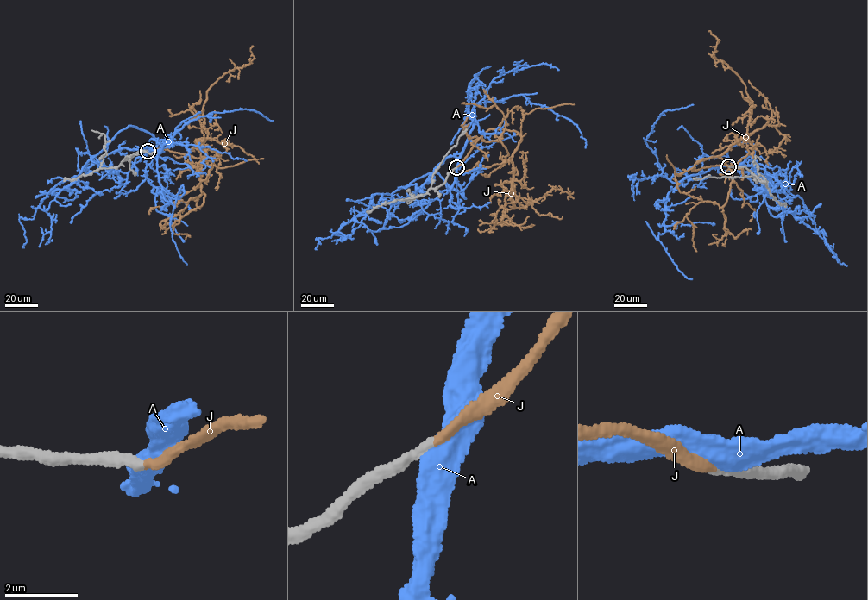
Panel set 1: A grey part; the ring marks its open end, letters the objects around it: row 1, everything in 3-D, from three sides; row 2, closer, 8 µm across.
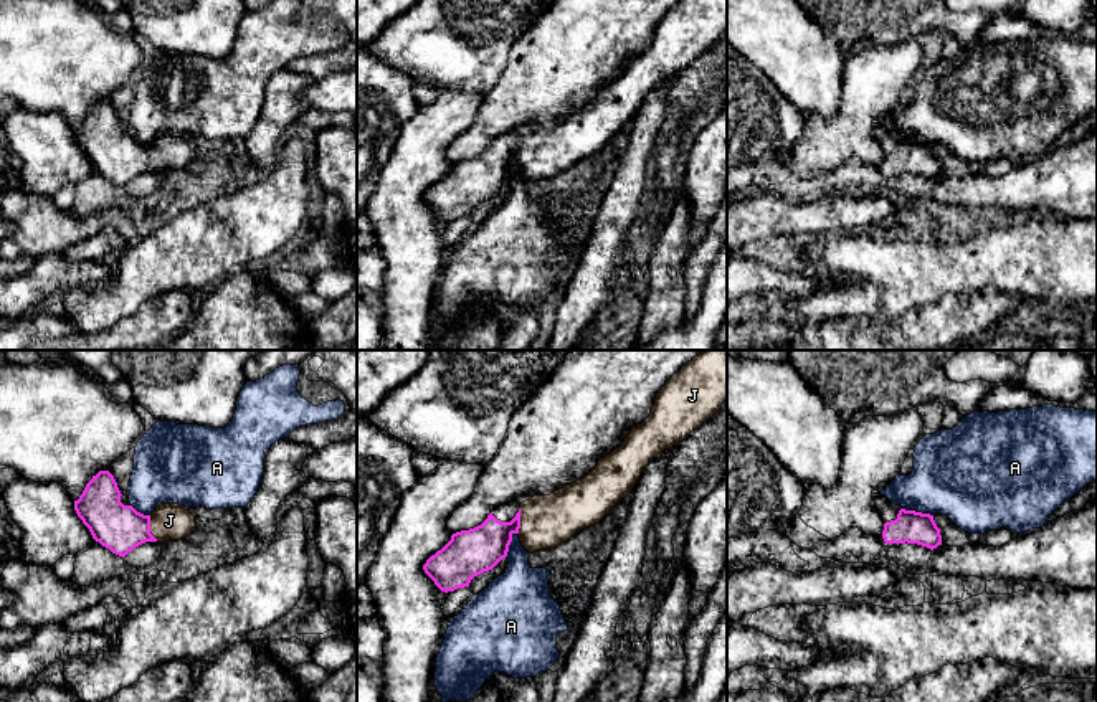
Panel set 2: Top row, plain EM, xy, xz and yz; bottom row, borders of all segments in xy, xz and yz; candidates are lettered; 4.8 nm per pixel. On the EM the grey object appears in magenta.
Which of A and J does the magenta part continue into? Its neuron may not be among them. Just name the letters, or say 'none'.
J

